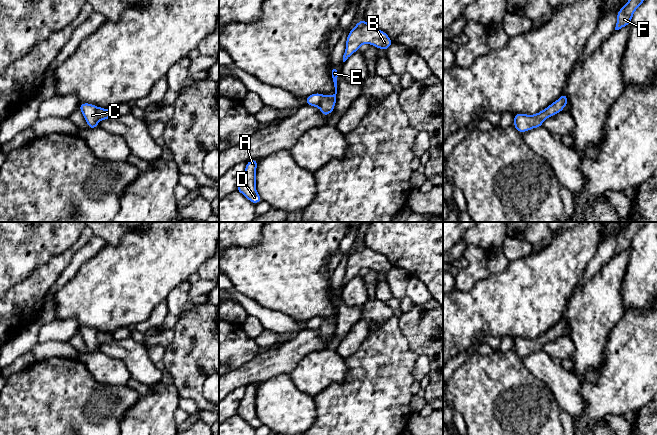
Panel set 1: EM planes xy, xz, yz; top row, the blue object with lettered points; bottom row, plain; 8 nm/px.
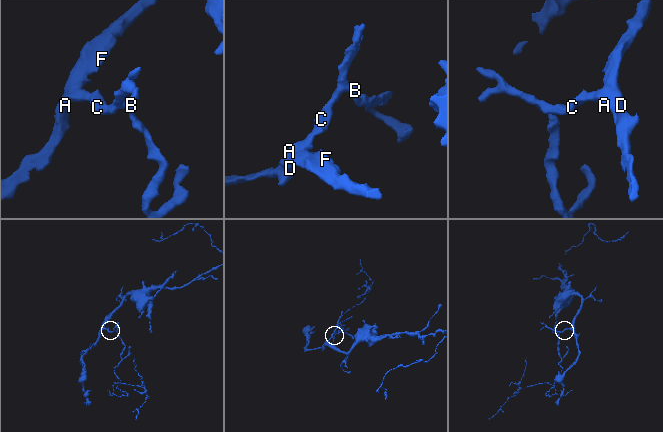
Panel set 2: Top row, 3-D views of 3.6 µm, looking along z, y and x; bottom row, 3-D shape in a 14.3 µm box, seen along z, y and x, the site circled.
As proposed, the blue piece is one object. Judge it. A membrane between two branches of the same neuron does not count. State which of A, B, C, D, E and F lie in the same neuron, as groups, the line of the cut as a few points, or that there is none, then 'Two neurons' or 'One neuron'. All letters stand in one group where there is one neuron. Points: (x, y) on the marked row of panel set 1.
Groups: A B C D E F. No split. One neuron

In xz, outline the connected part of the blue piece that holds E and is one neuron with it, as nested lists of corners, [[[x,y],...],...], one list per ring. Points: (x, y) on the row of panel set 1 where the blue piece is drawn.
[[[334,66],[331,68],[331,76],[335,87],[335,93],[333,95],[314,93],[305,98],[307,105],[319,108],[324,116],[328,116],[331,112],[333,112],[337,101],[337,80],[339,76],[338,70]]]

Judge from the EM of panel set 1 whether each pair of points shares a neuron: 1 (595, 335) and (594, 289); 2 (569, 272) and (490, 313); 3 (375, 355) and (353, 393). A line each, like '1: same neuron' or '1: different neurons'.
1: same neuron
2: same neuron
3: same neuron

